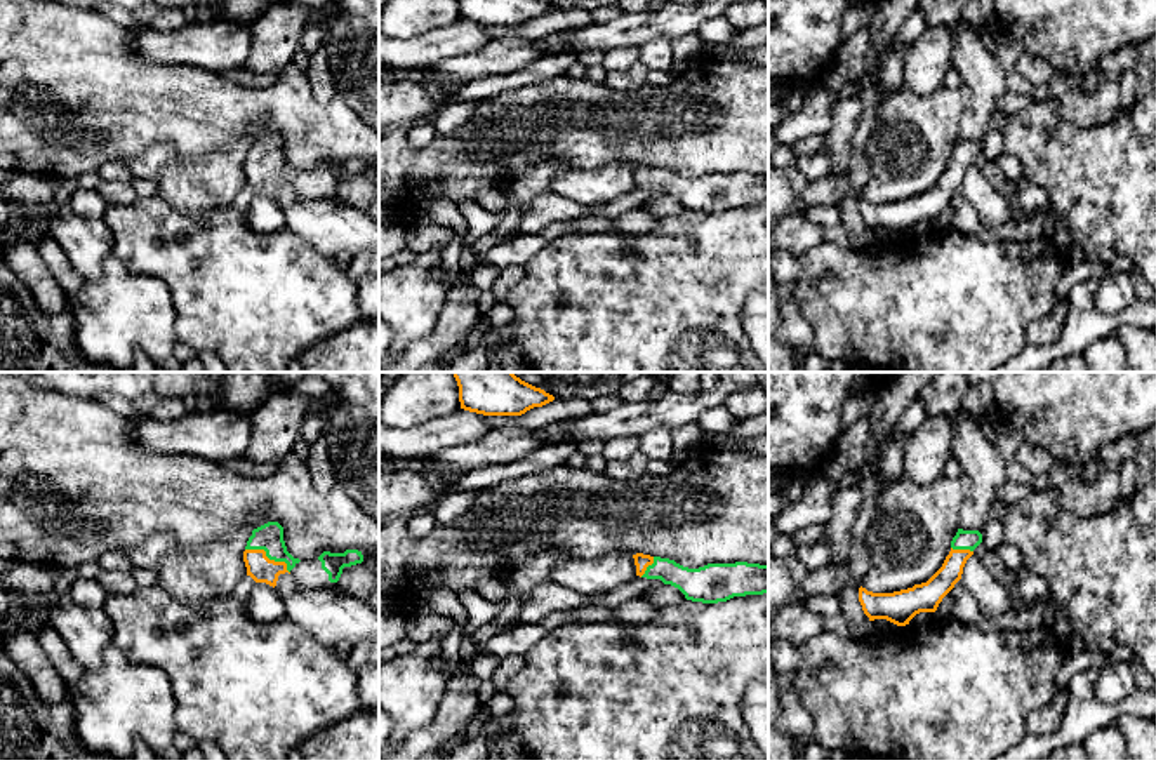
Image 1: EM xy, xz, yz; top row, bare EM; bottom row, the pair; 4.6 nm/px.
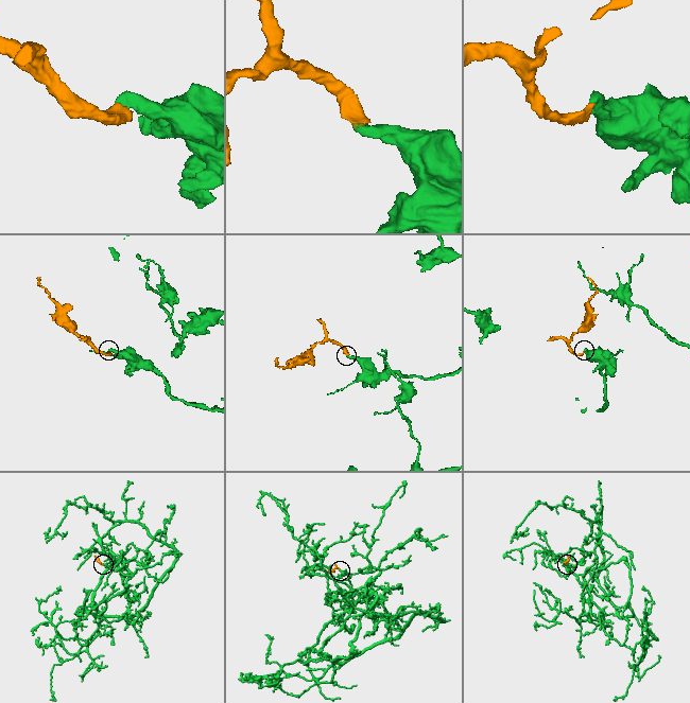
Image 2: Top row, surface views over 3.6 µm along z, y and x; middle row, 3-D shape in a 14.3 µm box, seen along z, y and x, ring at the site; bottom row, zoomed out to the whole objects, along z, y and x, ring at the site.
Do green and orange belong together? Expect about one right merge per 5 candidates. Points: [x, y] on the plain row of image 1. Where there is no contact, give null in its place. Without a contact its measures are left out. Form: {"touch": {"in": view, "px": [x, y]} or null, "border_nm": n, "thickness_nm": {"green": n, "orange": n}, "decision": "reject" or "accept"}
{"touch": {"in": "xy", "px": [270, 169]}, "border_nm": 240, "thickness_nm": {"green": 130, "orange": 120}, "decision": "accept"}

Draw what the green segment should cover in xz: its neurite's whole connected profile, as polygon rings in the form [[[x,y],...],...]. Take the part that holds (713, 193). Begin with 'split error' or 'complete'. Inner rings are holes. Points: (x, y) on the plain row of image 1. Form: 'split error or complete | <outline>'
split error | [[[636,163],[633,169],[636,186],[661,190],[664,195],[678,198],[692,212],[718,214],[734,207],[768,203],[768,176],[735,172],[688,179],[674,170],[643,163]]]

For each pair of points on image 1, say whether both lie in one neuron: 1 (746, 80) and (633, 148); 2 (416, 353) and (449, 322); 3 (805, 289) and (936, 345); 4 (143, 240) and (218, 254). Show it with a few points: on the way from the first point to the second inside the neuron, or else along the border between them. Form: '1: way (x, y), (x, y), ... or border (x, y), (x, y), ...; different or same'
1: way (729, 113), (713, 134), (666, 143); same
2: way (425, 350), (444, 331); same
3: way (838, 293), (863, 306), (897, 306), (903, 312); same
4: way (162, 251), (199, 254); same

